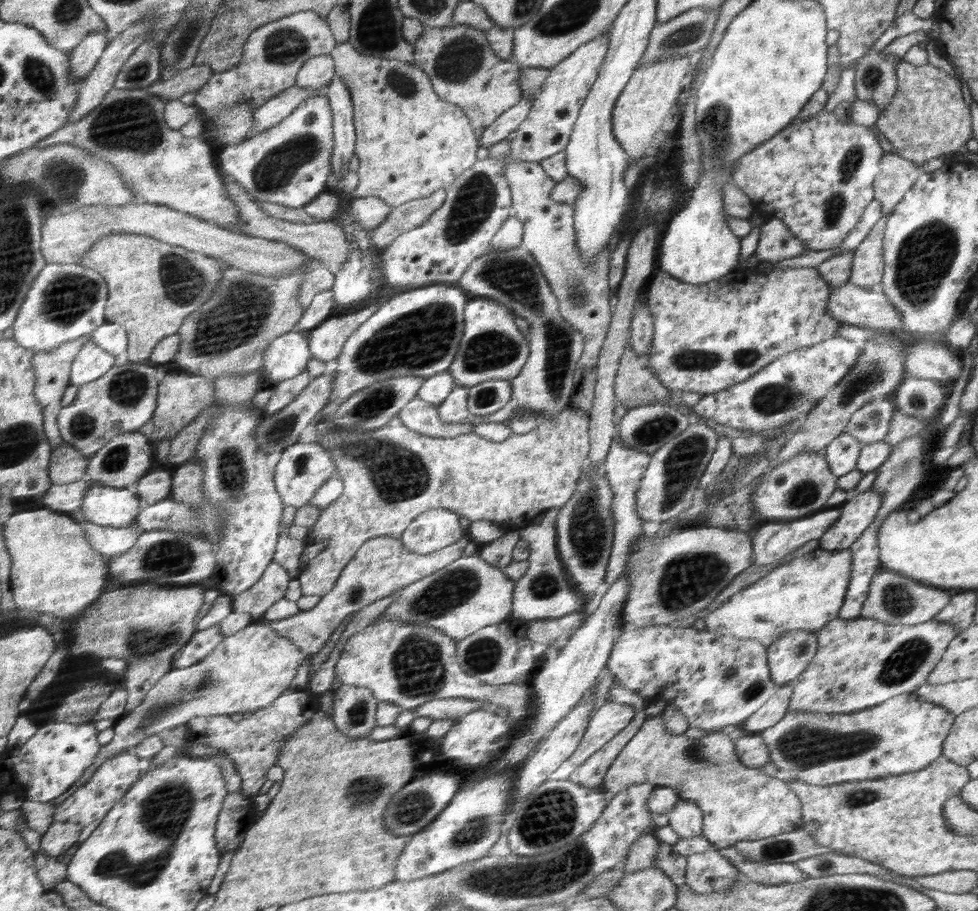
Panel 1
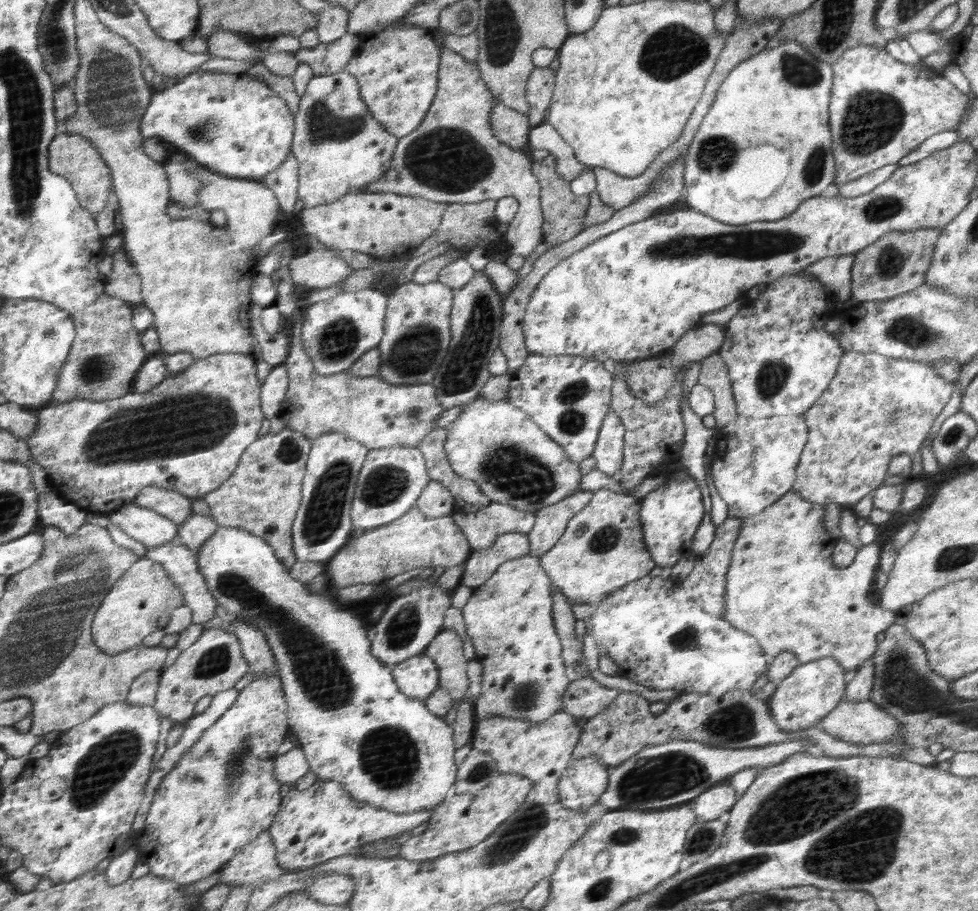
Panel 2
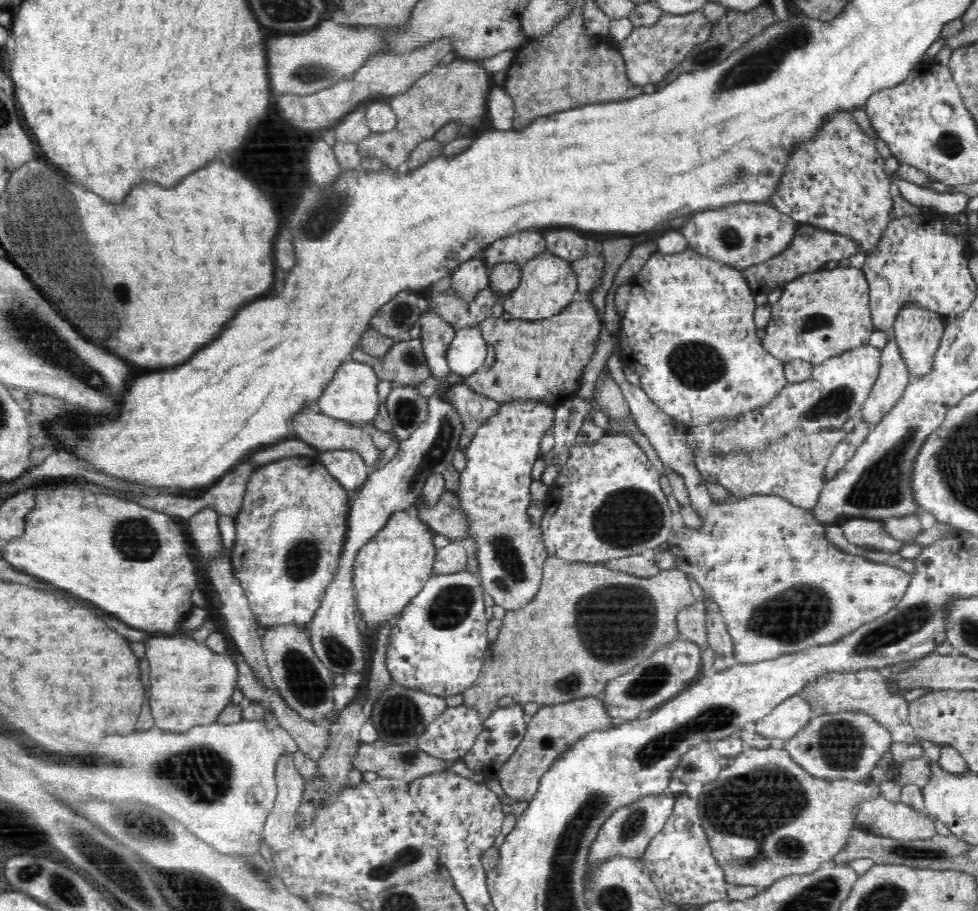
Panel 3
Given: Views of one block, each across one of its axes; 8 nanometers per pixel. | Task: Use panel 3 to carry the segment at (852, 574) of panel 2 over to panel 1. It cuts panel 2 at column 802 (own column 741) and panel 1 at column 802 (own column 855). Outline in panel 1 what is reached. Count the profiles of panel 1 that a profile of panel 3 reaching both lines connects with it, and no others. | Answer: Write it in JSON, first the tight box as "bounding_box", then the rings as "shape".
{"bounding_box":[703,546,853,647],"shape":[[[819,546],[788,564],[772,566],[768,576],[732,595],[726,603],[708,613],[703,618],[705,630],[742,637],[742,640],[758,640],[767,647],[789,631],[820,632],[826,623],[840,615],[845,604],[853,578],[852,556],[849,549],[824,551]]]}

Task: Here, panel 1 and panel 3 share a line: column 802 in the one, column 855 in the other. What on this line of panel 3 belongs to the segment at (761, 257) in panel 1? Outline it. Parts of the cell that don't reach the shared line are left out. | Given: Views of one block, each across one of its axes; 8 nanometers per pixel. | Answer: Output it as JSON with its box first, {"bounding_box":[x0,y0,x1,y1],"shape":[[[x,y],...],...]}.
{"bounding_box":[741,224,860,295],"shape":[[[799,224],[798,230],[786,250],[768,259],[767,262],[755,264],[754,267],[742,270],[741,273],[754,294],[768,295],[777,288],[782,289],[788,282],[792,282],[800,275],[819,271],[829,260],[839,261],[842,258],[850,258],[860,251],[859,244],[856,244],[855,239],[831,231],[824,231],[811,225]]]}

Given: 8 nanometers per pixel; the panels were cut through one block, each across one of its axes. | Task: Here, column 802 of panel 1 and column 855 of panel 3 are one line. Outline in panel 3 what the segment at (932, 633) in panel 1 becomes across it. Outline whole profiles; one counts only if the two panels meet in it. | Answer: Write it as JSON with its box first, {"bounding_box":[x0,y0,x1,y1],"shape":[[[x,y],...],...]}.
{"bounding_box":[802,670,920,743],"shape":[[[862,670],[847,672],[847,674],[820,675],[814,683],[808,683],[802,694],[811,702],[818,714],[834,714],[845,711],[861,711],[875,718],[891,734],[893,742],[912,743],[920,741],[915,736],[909,723],[909,703],[904,699],[904,693],[894,691],[889,686],[885,671]]]}

